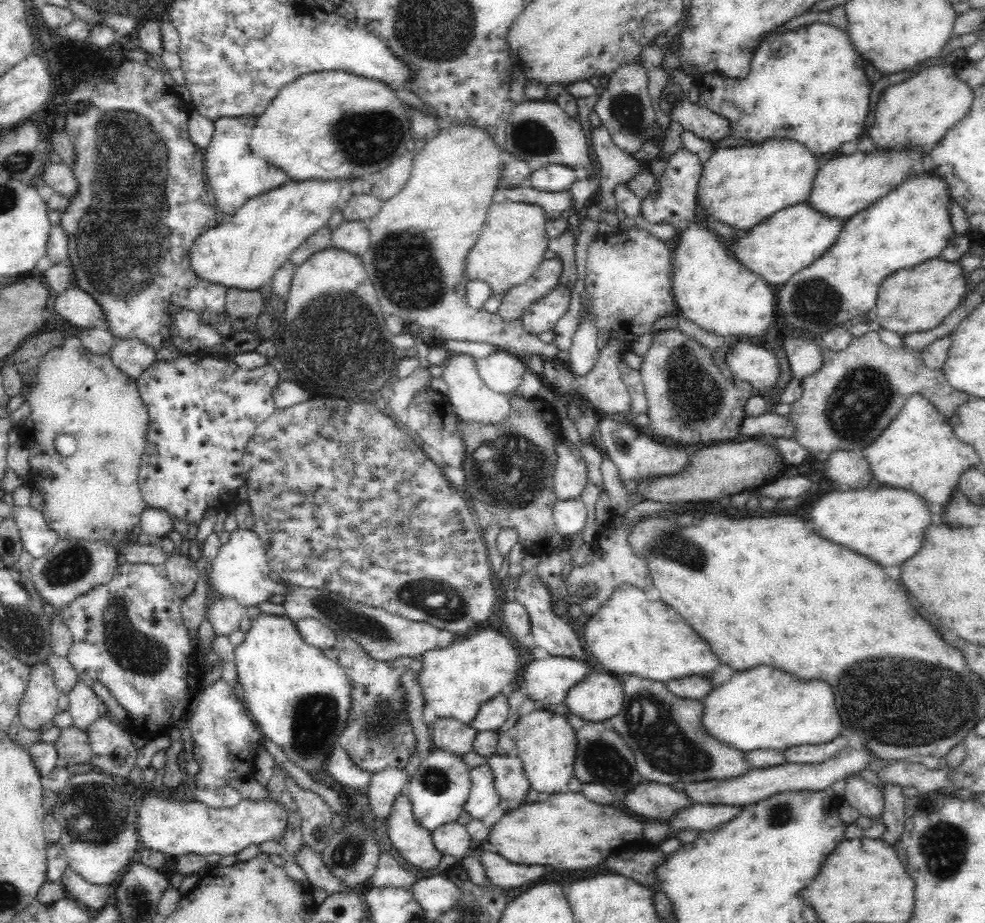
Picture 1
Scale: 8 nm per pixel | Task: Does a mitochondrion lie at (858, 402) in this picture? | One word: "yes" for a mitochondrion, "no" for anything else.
yes

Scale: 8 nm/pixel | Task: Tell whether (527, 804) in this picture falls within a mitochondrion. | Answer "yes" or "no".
no

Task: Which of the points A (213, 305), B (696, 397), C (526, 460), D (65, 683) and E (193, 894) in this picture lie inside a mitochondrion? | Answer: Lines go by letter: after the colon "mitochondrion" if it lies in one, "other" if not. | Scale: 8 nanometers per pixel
A: other
B: mitochondrion
C: mitochondrion
D: other
E: other

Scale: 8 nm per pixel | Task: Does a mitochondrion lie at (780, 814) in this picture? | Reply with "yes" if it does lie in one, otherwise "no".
yes

